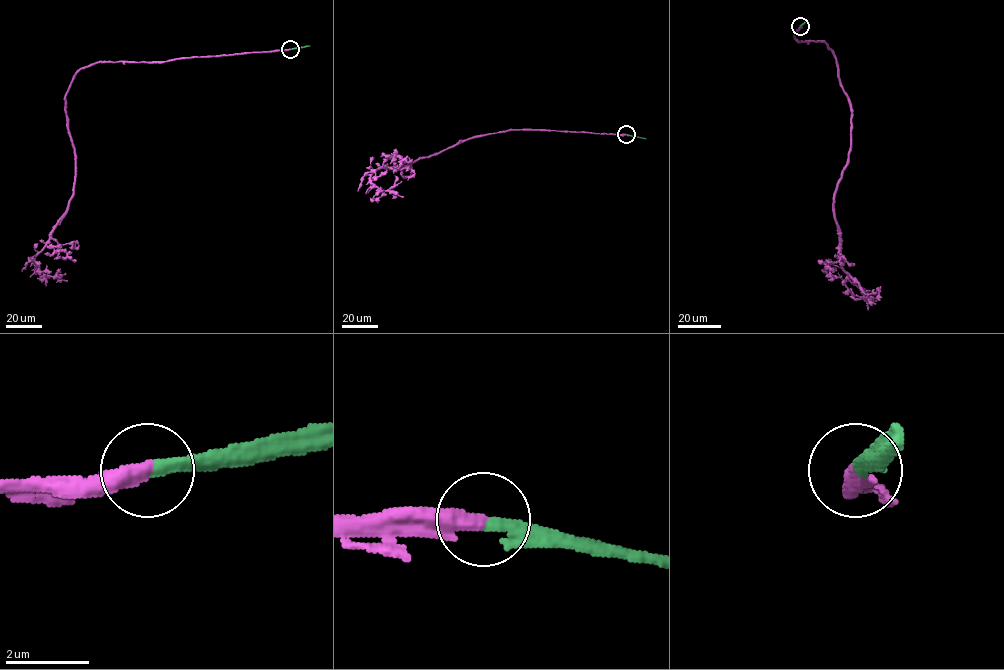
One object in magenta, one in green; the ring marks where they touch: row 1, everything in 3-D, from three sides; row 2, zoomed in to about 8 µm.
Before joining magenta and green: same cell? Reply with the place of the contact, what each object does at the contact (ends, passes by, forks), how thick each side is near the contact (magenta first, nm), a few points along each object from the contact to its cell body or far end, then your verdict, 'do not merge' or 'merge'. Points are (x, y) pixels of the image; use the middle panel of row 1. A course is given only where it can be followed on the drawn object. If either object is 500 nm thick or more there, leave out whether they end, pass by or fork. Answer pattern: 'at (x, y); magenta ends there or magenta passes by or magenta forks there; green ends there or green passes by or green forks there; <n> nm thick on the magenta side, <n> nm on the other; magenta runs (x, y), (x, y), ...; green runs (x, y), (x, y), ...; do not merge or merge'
at (626, 134); magenta ends there; green ends there; 440 nm thick on the magenta side, 300 nm on the other; magenta runs (626, 134), (488, 133), (419, 158), (402, 168), (409, 177), (405, 163), (371, 181), (386, 190), (395, 175); green runs (626, 134), (645, 138); merge

